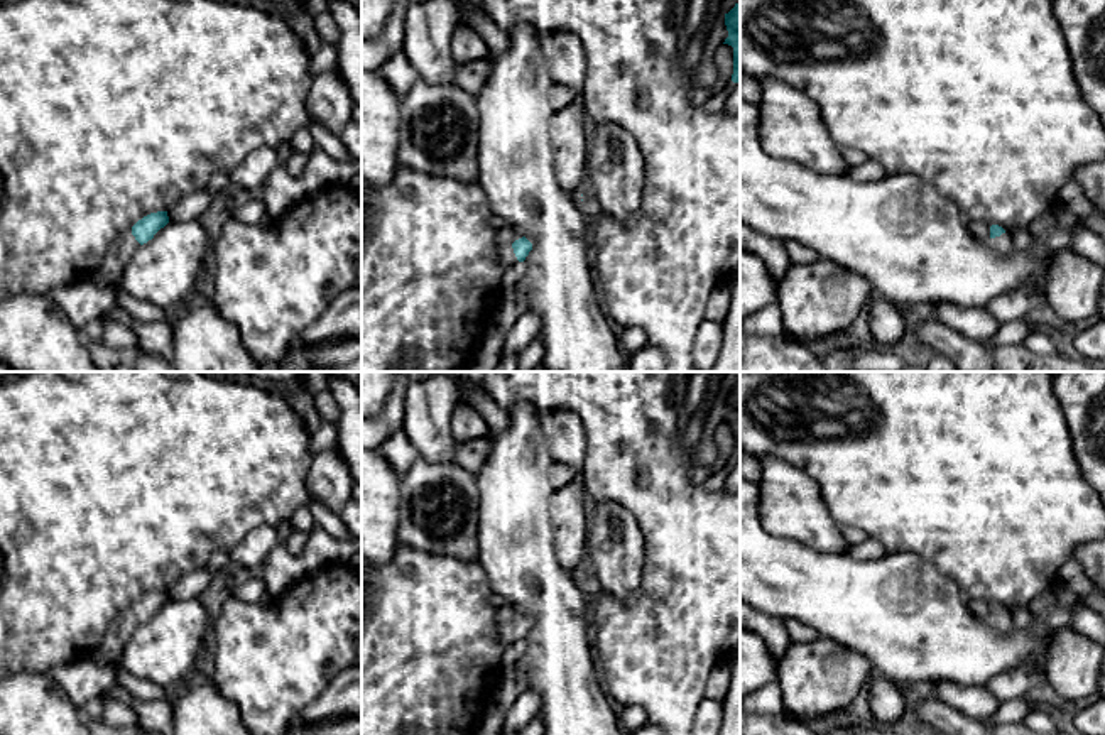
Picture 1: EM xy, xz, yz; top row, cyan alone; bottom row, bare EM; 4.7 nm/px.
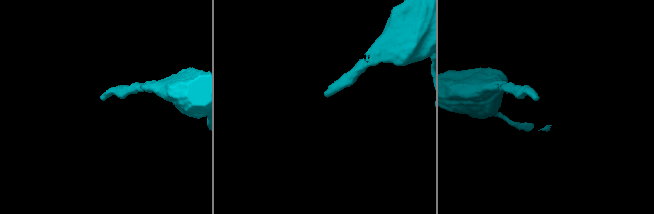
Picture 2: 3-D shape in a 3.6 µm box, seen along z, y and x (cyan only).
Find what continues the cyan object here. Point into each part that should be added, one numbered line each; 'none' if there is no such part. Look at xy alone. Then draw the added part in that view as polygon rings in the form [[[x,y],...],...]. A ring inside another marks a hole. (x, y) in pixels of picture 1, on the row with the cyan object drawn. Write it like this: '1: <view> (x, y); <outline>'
1: xy (110, 269); [[[122,233],[106,250],[105,259],[98,269],[91,274],[93,279],[108,286],[120,284],[125,265],[133,252],[140,247],[132,233]]]

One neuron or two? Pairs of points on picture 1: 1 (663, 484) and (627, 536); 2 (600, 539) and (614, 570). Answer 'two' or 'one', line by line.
1: two
2: one

